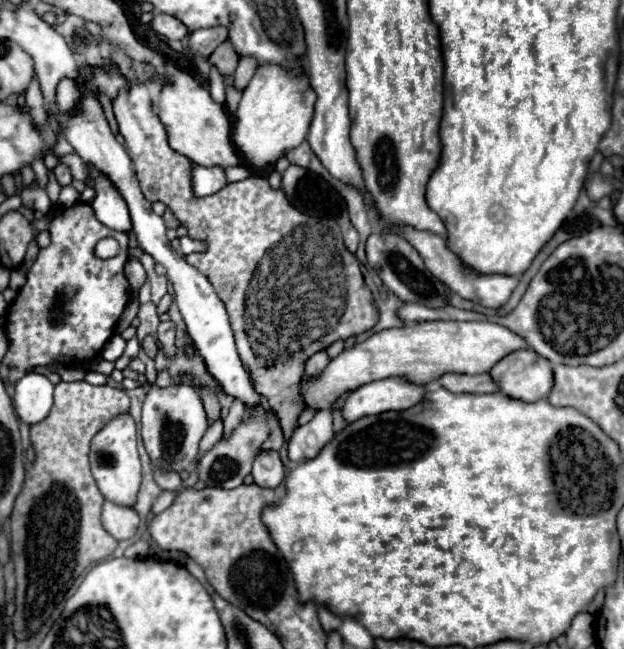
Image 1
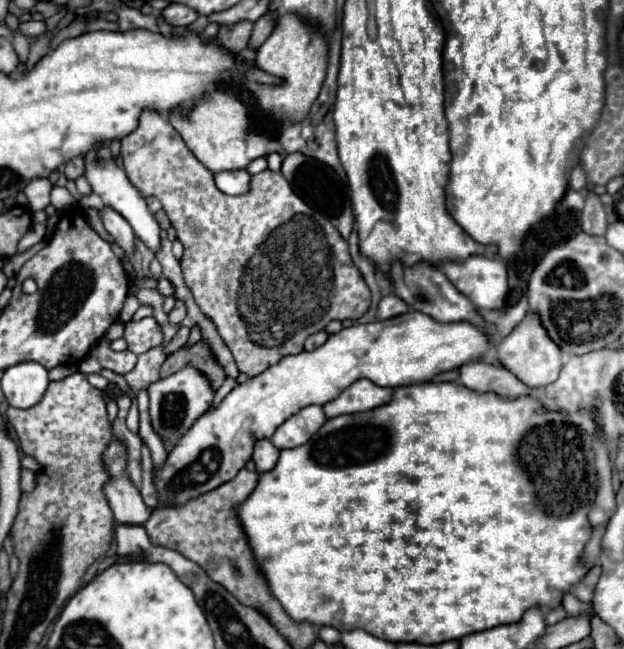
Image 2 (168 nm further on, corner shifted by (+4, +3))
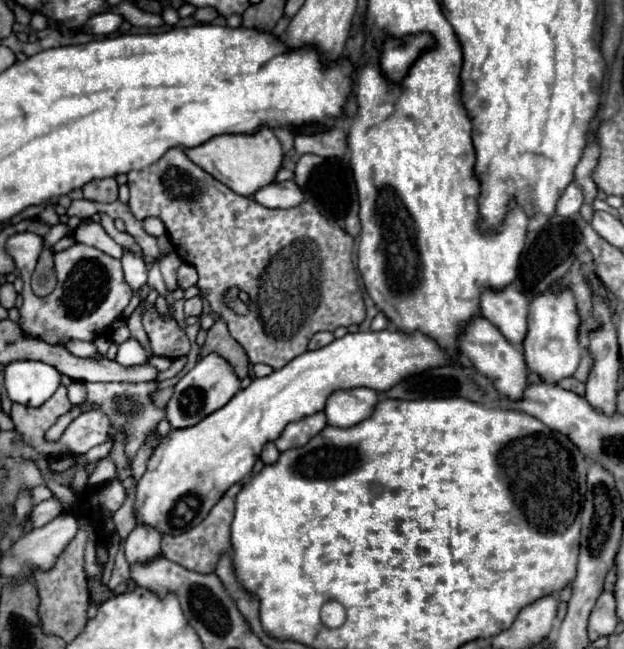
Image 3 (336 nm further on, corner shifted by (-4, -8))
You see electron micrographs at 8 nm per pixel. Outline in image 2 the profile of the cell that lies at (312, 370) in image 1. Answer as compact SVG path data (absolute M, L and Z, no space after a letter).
M317 331L317 333L313 333L313 335L309 335L307 337L307 341L305 341L305 349L307 351L313 351L315 347L319 347L319 345L323 345L325 341L327 341L327 331Z

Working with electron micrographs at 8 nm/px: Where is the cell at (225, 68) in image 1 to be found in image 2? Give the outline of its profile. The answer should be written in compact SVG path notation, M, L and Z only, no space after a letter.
M239 21L235 25L221 25L217 39L229 51L239 53L239 51L243 51L247 47L251 31L253 31L253 23L251 21Z

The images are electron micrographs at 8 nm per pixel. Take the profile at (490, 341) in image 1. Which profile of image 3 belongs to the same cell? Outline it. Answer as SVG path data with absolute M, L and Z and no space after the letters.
M387 328L381 332L355 332L345 334L343 338L333 340L331 344L315 350L305 352L293 358L285 368L275 370L265 378L253 378L251 386L239 390L223 408L203 418L199 424L183 430L171 430L167 438L159 442L153 450L147 472L137 482L137 500L135 500L135 514L137 520L157 528L163 534L181 534L189 528L197 526L209 510L219 502L219 498L231 488L233 484L241 482L245 476L251 474L263 446L267 442L275 442L275 436L283 432L283 428L291 420L303 420L303 416L311 416L311 412L321 412L327 404L327 396L337 390L351 390L351 388L373 388L377 392L387 392L393 388L403 376L415 376L415 372L425 372L427 368L441 368L451 364L451 356L445 348L439 348L431 336L423 332L399 332L395 328Z

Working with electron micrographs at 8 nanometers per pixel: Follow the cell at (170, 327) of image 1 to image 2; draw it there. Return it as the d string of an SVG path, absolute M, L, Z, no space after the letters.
M177 299L173 311L169 313L169 321L171 323L181 323L185 319L185 315L187 315L187 307L185 307L185 303L181 299Z

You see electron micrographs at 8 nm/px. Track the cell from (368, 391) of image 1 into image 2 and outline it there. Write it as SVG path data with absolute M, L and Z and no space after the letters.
M359 379L353 385L349 385L345 391L341 391L339 397L327 401L323 405L323 411L331 419L341 413L357 413L357 411L375 409L391 401L391 393L393 393L391 389L379 387L369 379Z

